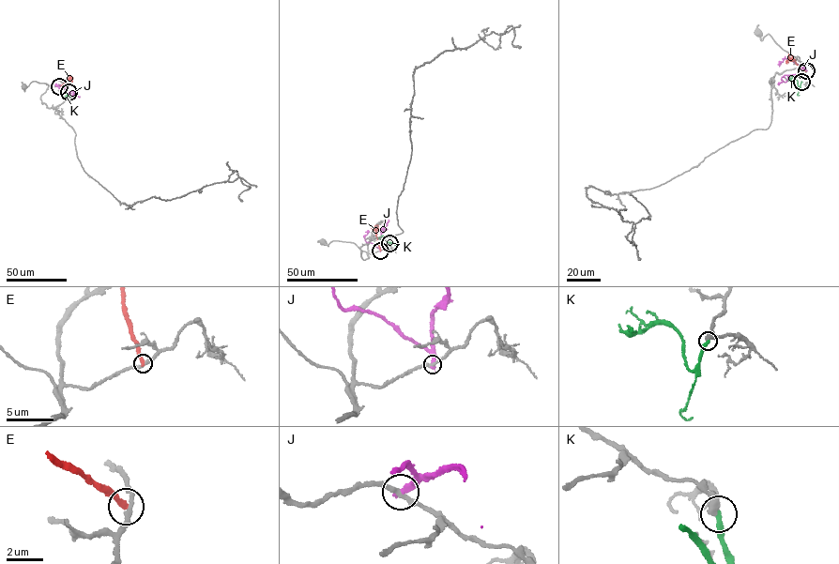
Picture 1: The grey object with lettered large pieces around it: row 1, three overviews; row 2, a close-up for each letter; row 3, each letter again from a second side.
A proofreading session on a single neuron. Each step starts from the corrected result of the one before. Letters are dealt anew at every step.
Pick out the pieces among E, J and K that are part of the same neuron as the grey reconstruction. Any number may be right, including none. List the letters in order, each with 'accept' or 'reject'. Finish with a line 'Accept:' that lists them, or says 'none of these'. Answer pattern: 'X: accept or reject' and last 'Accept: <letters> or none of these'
E: reject
J: reject
K: reject
Accept: none of these

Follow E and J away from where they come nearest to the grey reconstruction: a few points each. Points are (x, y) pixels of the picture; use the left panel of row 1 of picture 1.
E: (59, 86), (70, 78)
J: (59, 86), (63, 84), (68, 91), (72, 91), (72, 96), (80, 96)

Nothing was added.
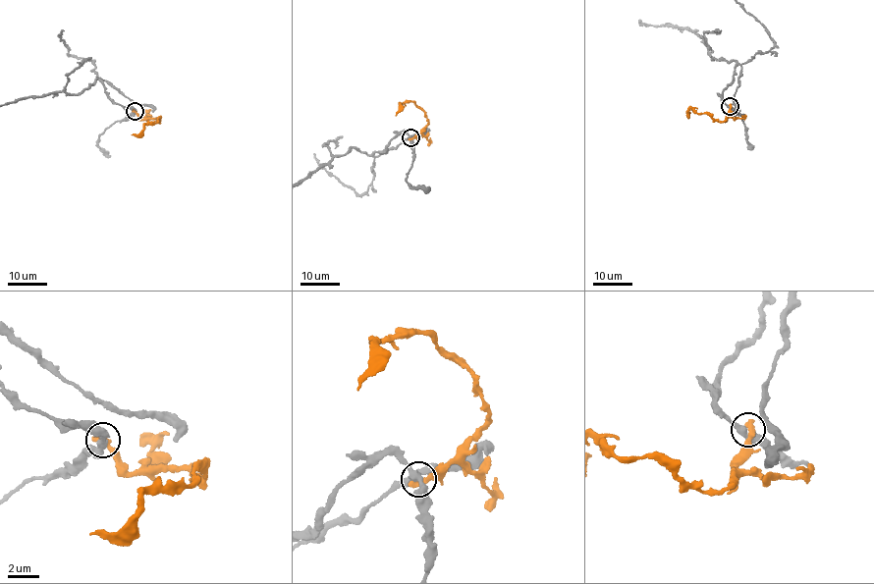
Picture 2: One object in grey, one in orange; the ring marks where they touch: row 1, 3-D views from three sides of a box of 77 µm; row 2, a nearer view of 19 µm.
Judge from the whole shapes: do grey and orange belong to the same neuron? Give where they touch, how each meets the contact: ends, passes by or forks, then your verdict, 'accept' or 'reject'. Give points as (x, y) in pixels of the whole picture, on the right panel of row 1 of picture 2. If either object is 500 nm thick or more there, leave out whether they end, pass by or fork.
at (730, 106); grey passes by; orange ends there; reject

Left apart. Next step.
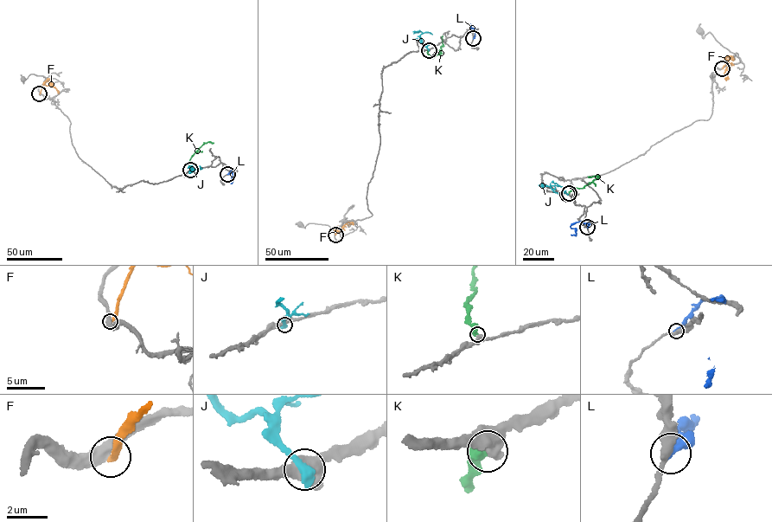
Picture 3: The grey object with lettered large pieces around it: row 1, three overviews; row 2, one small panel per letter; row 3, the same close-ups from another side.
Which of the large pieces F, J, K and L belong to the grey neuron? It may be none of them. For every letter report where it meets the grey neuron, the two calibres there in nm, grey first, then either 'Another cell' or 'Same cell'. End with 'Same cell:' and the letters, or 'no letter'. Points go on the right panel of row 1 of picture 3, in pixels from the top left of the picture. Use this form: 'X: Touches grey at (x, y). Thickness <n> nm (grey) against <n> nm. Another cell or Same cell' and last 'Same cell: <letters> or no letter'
F: Touches grey at (722, 68). Thickness 440 nm (grey) against 320 nm. Same cell
J: Touches grey at (567, 194). Thickness 460 nm (grey) against 500 nm. Another cell
K: Touches grey at (569, 193). Thickness 600 nm (grey) against 480 nm. Same cell
L: Touches grey at (587, 227). Thickness 400 nm (grey) against 440 nm. Another cell
Same cell: F, K

